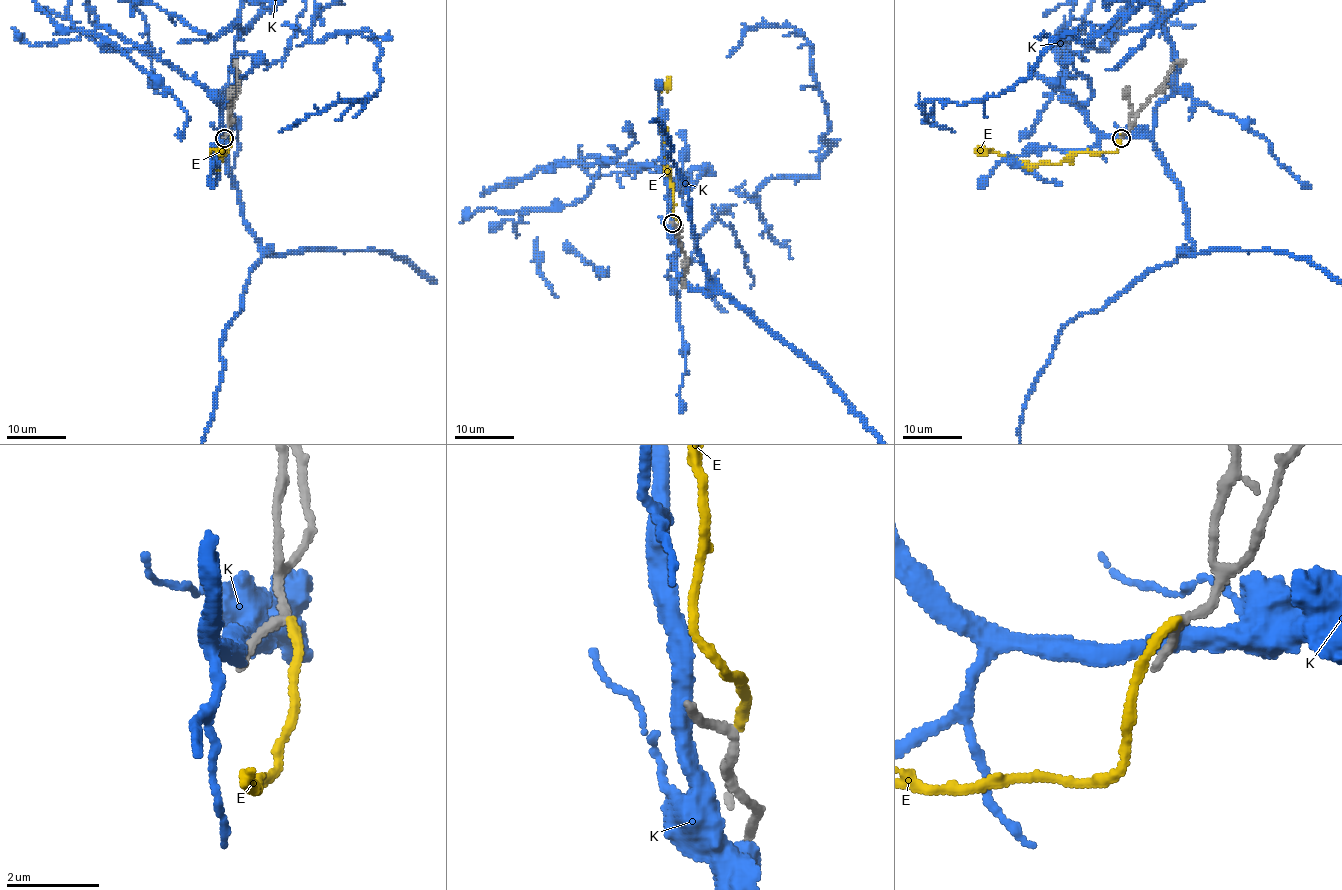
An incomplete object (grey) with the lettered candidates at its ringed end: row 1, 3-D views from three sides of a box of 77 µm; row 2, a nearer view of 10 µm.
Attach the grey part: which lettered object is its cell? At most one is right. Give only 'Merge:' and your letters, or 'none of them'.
Merge: none of them

